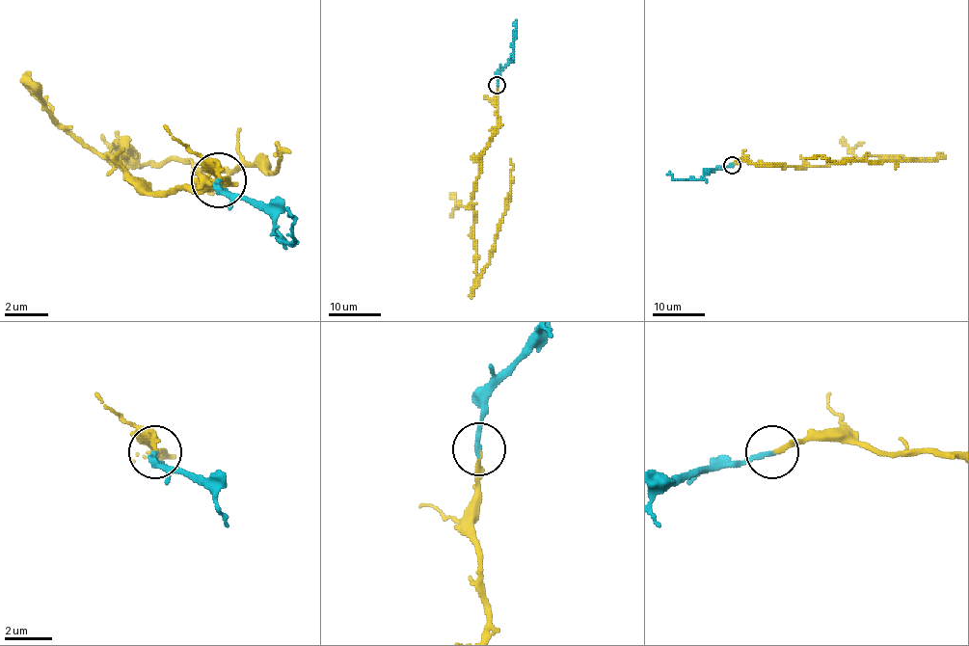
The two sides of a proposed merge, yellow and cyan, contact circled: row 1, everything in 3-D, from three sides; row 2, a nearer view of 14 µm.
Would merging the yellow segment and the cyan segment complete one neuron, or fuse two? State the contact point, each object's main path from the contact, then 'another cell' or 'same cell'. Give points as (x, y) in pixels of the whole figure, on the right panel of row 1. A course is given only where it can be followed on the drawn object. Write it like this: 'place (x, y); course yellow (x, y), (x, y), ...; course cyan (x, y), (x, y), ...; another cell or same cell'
place (732, 165); course yellow (732, 164), (747, 162), (802, 168), (862, 157), (924, 160), (841, 163), (820, 156), (807, 159); course cyan (732, 164), (711, 170), (700, 178), (675, 180), (669, 171); same cell

